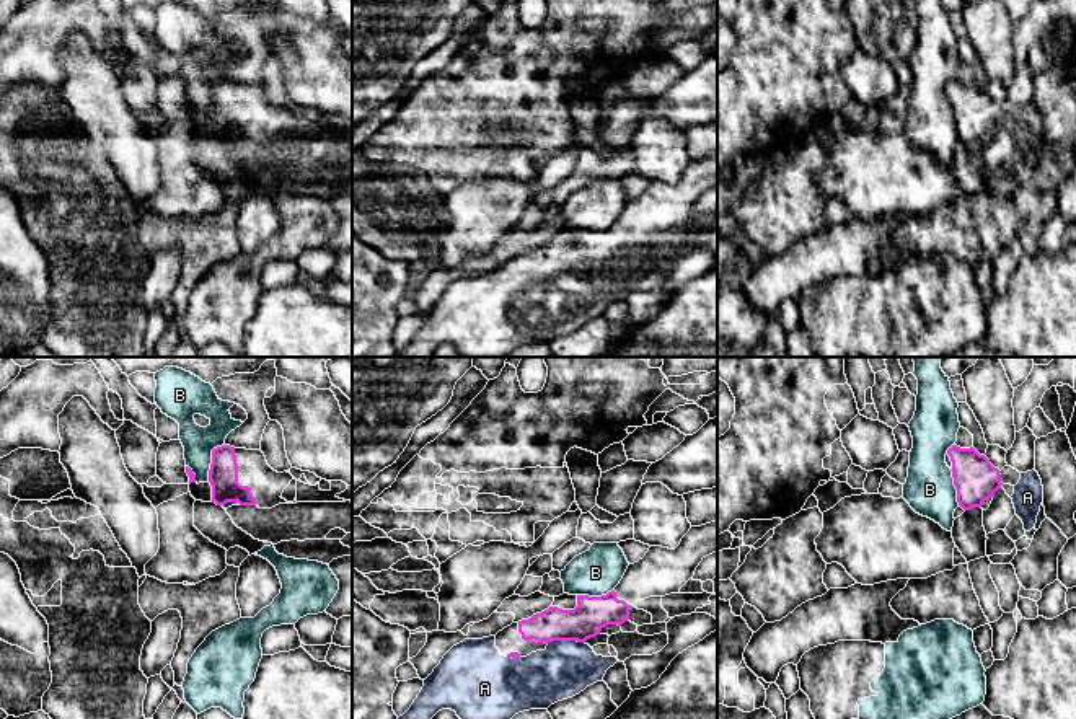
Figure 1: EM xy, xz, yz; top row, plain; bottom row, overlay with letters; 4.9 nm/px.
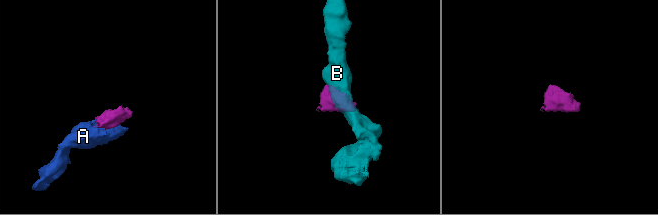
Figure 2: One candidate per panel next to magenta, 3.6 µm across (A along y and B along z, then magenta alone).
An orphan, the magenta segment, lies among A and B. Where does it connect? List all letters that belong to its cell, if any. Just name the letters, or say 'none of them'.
A

